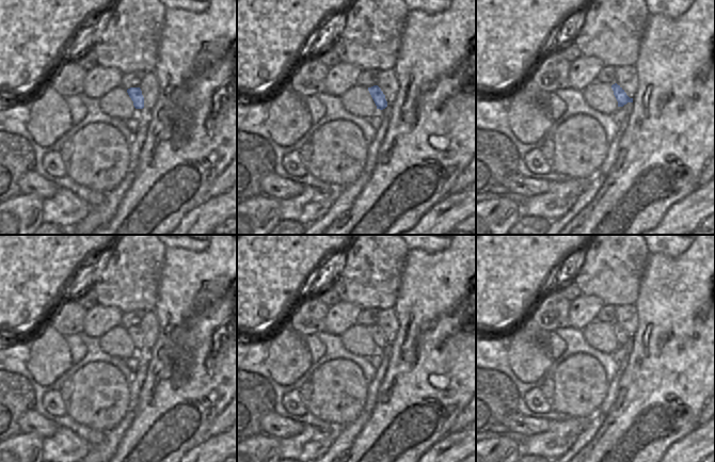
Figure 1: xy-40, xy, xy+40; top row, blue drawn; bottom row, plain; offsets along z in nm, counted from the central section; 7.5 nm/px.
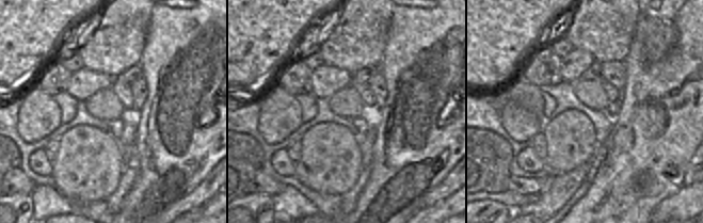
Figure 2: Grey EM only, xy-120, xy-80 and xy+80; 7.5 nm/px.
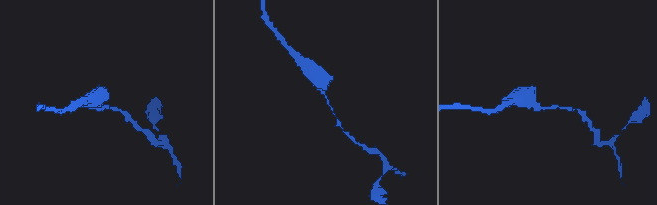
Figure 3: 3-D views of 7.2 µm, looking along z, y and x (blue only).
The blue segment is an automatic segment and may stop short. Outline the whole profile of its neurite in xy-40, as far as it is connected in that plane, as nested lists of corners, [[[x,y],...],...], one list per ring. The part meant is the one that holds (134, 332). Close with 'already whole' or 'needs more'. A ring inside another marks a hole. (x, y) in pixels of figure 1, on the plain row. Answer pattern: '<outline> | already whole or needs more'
[[[130,326],[127,329],[127,332],[133,340],[133,345],[136,348],[144,347],[144,336],[140,326]]] | already whole

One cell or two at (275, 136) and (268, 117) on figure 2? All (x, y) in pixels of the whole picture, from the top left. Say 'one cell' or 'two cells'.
one cell

